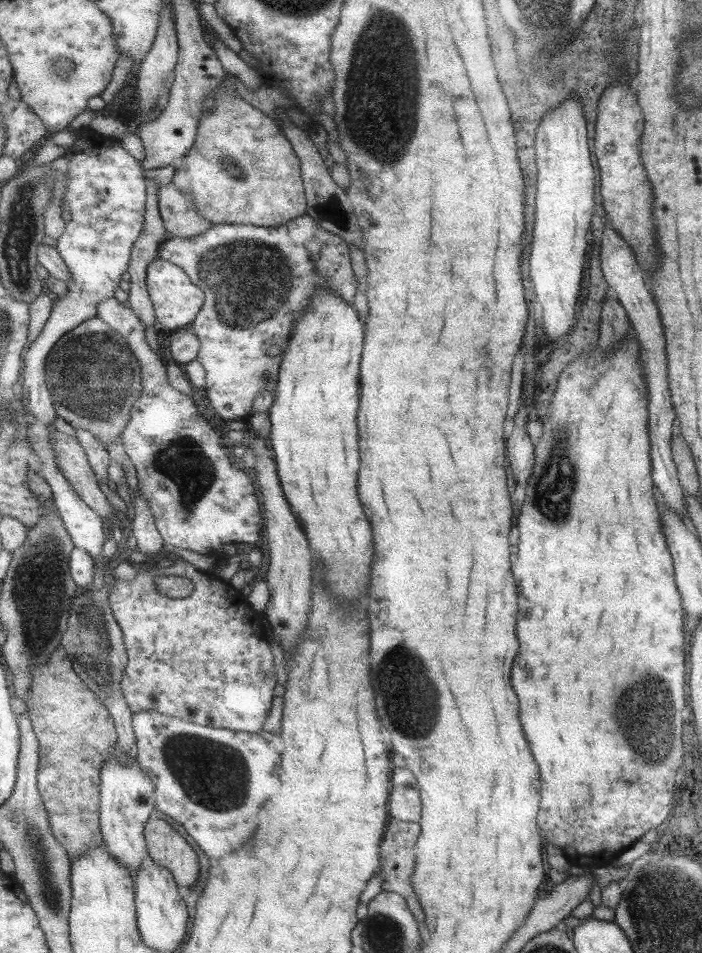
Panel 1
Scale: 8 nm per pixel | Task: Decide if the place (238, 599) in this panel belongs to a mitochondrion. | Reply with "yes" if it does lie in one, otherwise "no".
no

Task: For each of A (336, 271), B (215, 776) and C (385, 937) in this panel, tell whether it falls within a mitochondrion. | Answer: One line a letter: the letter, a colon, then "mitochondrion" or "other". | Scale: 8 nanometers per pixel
A: other
B: mitochondrion
C: mitochondrion

